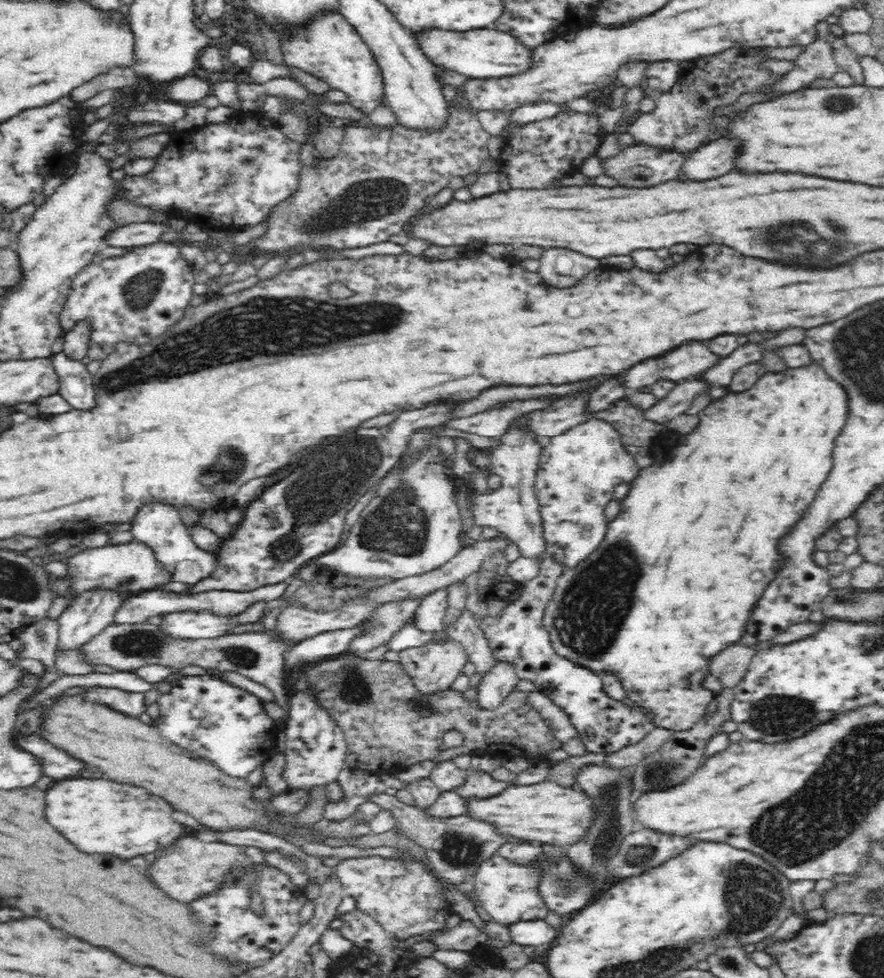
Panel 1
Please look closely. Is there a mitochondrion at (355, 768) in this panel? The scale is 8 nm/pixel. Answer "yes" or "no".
no

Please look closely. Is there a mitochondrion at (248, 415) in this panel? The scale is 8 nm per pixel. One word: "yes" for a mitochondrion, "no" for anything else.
no

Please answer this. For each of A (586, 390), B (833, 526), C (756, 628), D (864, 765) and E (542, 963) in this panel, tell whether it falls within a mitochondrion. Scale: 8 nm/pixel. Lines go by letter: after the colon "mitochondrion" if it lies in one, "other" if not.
A: other
B: other
C: other
D: mitochondrion
E: other

